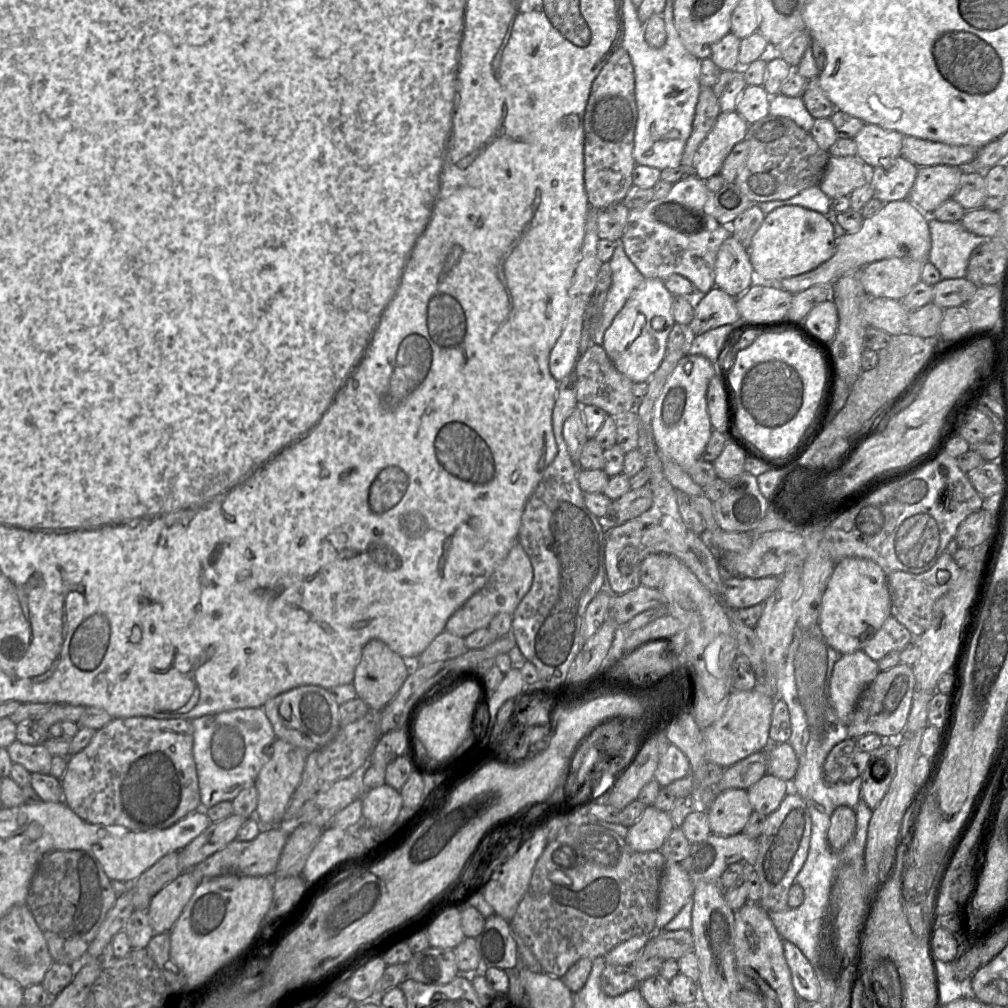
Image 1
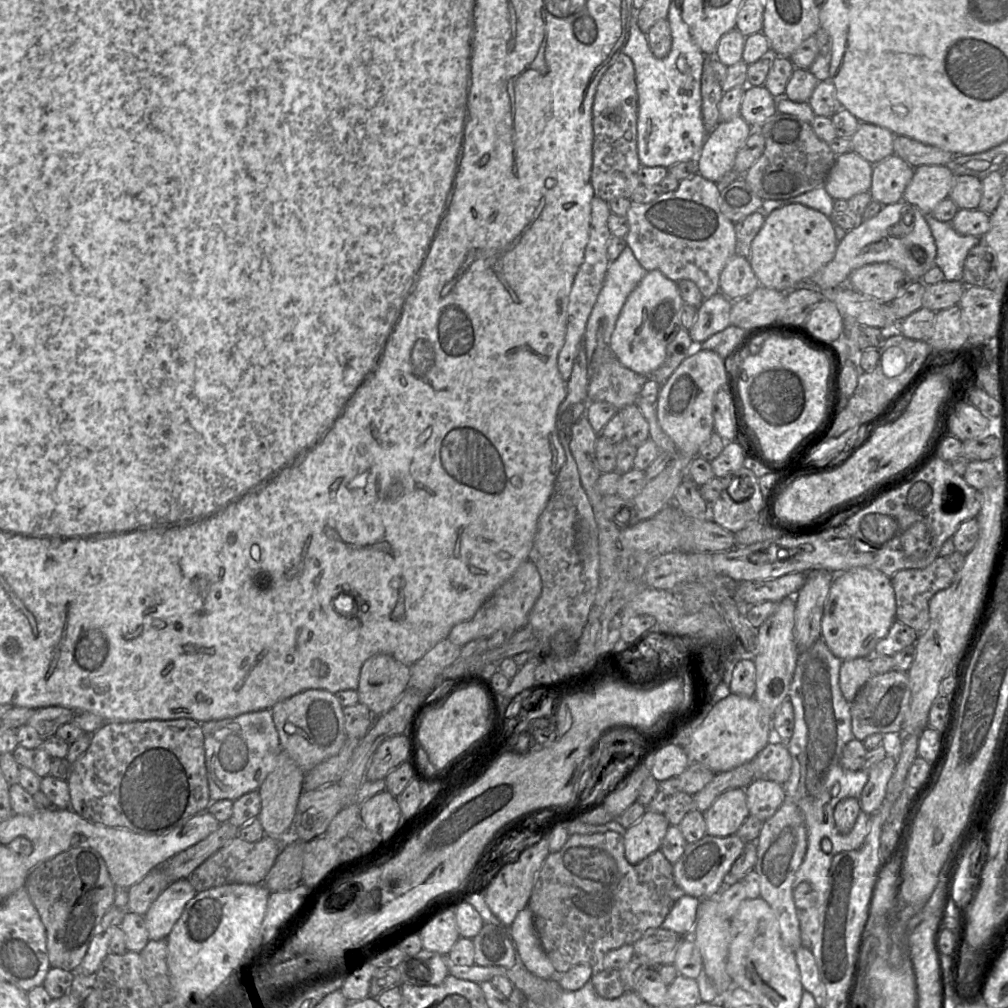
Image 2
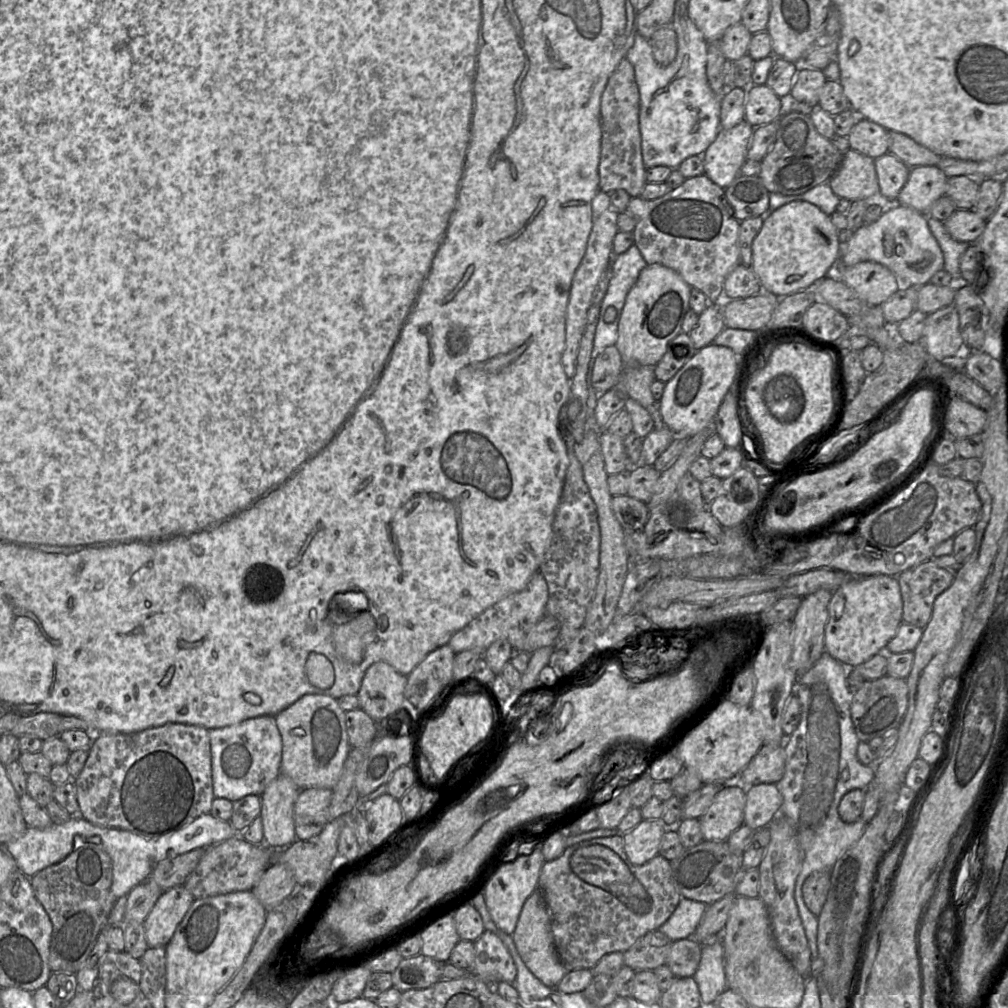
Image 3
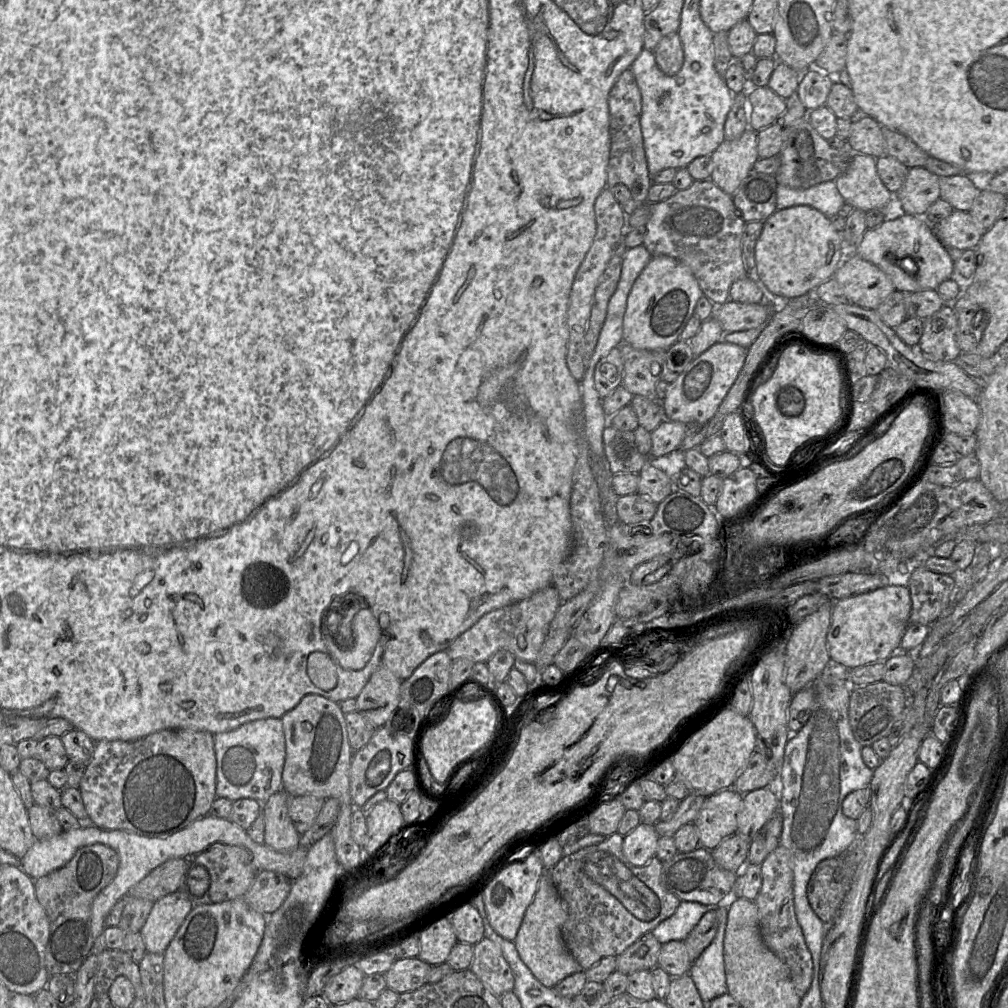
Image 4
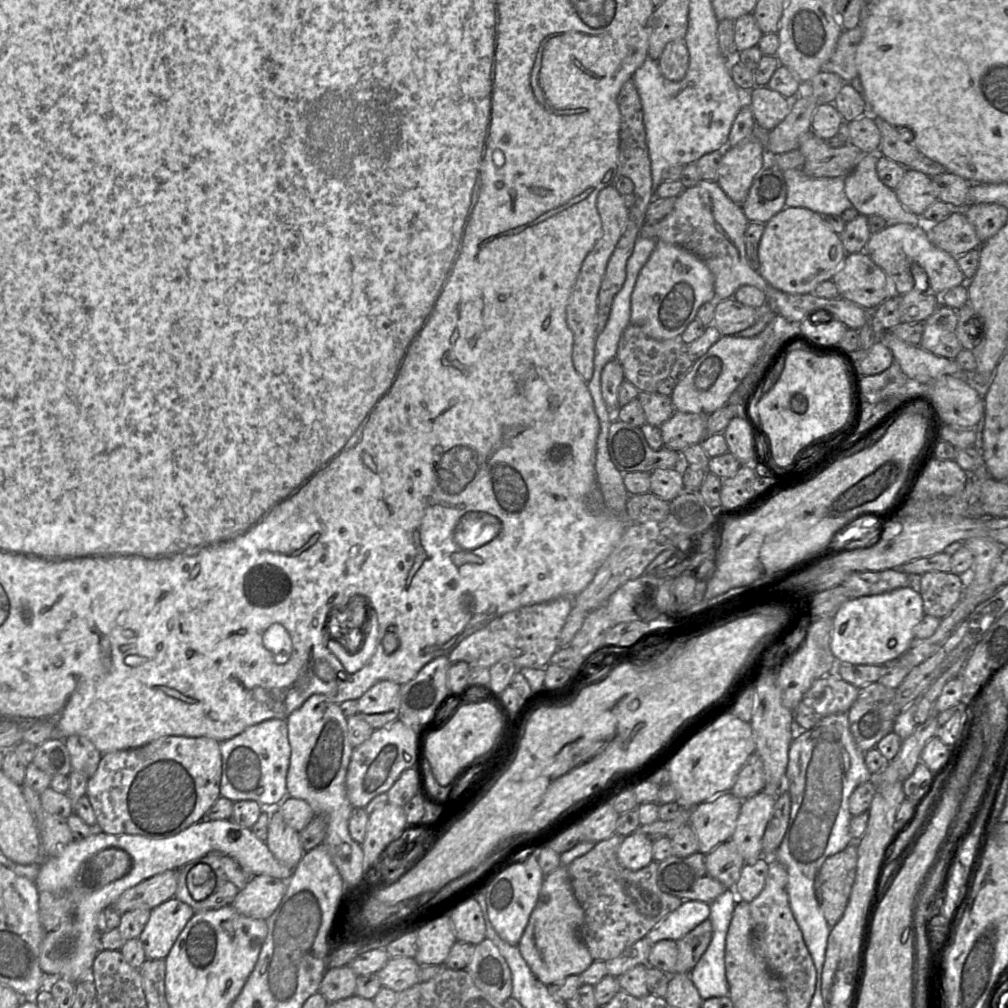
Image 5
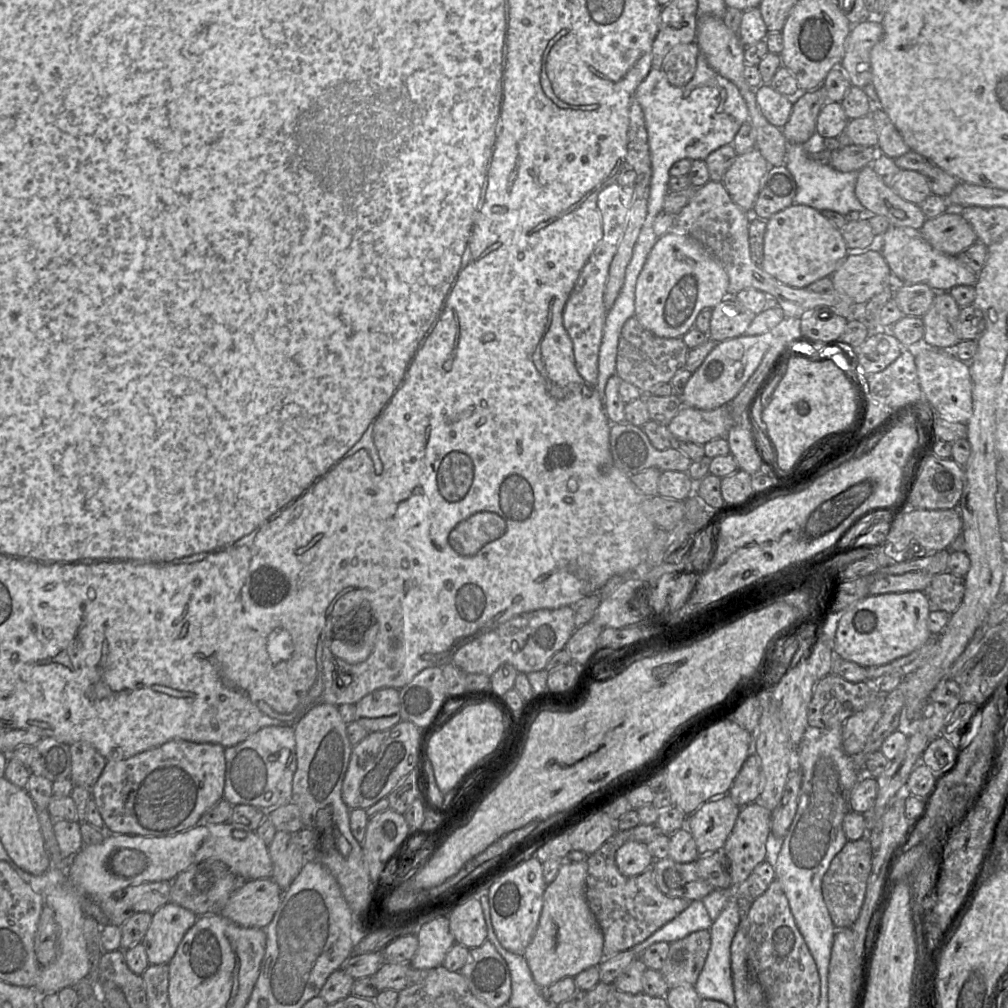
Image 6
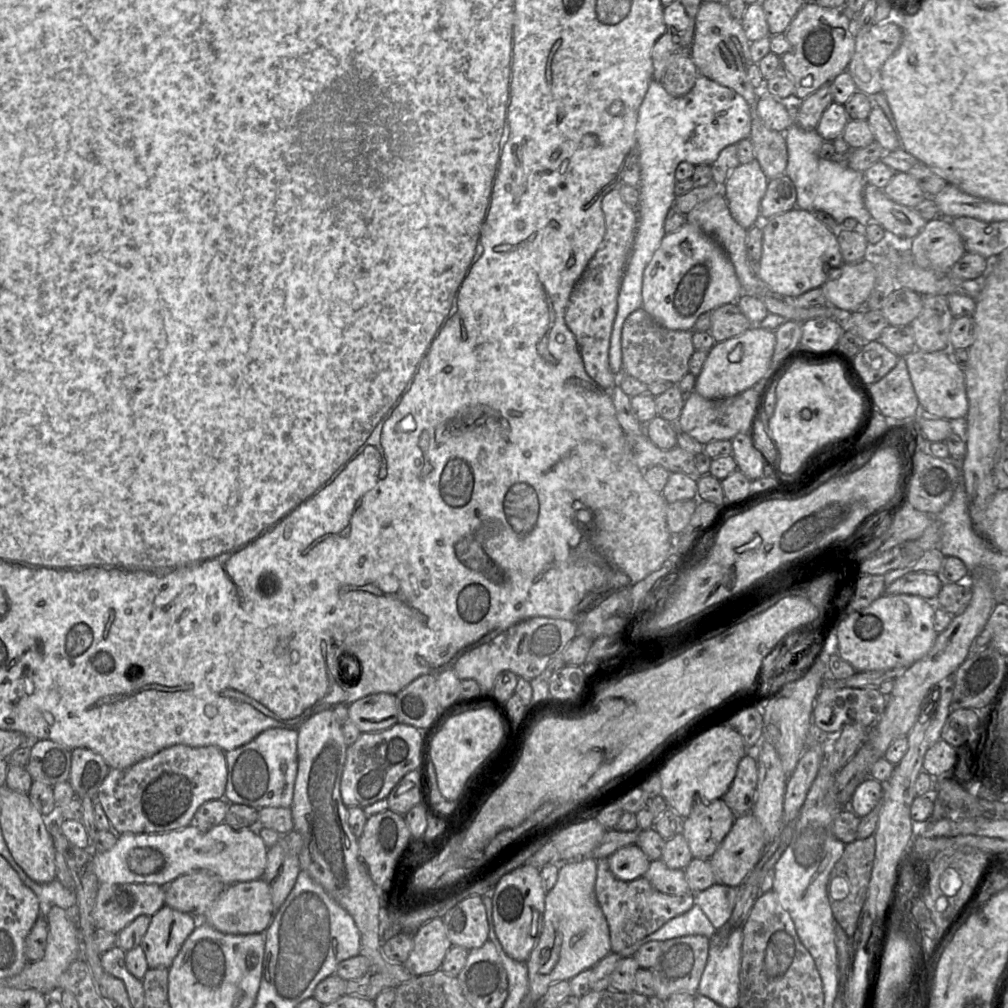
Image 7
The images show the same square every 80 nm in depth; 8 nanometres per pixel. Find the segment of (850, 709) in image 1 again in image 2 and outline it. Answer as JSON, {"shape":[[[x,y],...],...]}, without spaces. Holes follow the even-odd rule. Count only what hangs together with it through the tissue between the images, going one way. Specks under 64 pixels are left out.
{"shape":[[[869,657],[842,661],[839,672],[839,686],[846,701],[852,703],[859,689],[871,677]]]}

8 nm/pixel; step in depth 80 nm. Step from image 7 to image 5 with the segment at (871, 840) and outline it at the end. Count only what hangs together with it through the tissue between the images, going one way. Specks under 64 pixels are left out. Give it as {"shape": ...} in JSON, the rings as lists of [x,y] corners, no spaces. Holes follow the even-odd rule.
{"shape":[[[857,842],[829,856],[815,878],[815,895],[830,927],[841,919],[848,903],[857,866]]]}

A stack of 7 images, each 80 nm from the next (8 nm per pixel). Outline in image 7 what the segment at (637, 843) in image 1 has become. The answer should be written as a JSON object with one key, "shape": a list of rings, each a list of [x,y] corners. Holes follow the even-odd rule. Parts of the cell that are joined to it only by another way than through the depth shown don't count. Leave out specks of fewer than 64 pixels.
{"shape":[[[637,844],[620,848],[608,861],[611,872],[622,881],[633,881],[643,877],[651,862]]]}

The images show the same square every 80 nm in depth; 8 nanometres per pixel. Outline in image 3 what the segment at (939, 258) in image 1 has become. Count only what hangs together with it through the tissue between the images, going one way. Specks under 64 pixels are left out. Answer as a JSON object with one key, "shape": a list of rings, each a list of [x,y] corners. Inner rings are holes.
{"shape":[[[927,216],[927,225],[943,253],[944,270],[957,279],[960,272],[960,258],[970,244],[954,240],[946,231],[944,223],[930,216]]]}

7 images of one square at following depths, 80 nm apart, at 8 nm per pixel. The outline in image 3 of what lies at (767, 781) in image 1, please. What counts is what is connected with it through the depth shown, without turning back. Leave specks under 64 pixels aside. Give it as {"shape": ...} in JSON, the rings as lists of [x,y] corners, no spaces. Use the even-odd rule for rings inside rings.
{"shape":[[[761,783],[746,787],[744,824],[754,830],[768,826],[780,813],[783,796],[777,784]]]}

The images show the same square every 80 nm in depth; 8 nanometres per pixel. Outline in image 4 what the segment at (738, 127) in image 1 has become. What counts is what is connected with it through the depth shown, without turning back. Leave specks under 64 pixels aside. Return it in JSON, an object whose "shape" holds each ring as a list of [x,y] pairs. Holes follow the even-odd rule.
{"shape":[[[747,129],[736,139],[725,139],[713,151],[710,179],[724,192],[733,195],[758,159],[757,132]]]}

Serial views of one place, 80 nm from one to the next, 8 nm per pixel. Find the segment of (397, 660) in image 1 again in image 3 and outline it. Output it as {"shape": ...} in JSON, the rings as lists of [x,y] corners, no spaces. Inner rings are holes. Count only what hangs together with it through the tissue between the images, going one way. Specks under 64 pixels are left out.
{"shape":[[[384,661],[372,664],[365,672],[357,693],[359,706],[375,722],[405,706],[407,676]]]}

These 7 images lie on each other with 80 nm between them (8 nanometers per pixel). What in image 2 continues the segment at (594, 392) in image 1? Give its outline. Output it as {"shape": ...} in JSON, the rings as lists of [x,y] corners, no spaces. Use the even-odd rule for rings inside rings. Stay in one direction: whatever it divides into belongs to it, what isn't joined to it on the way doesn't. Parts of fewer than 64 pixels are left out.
{"shape":[[[615,357],[602,363],[589,376],[588,400],[605,401],[618,410],[635,404],[648,377],[624,367]]]}

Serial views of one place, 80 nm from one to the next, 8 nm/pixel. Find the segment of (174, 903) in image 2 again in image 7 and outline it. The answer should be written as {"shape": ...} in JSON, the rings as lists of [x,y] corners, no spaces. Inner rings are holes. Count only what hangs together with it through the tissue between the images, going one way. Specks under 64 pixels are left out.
{"shape":[[[167,905],[152,917],[139,945],[145,952],[149,968],[167,968],[183,943],[198,925],[199,919]]]}

